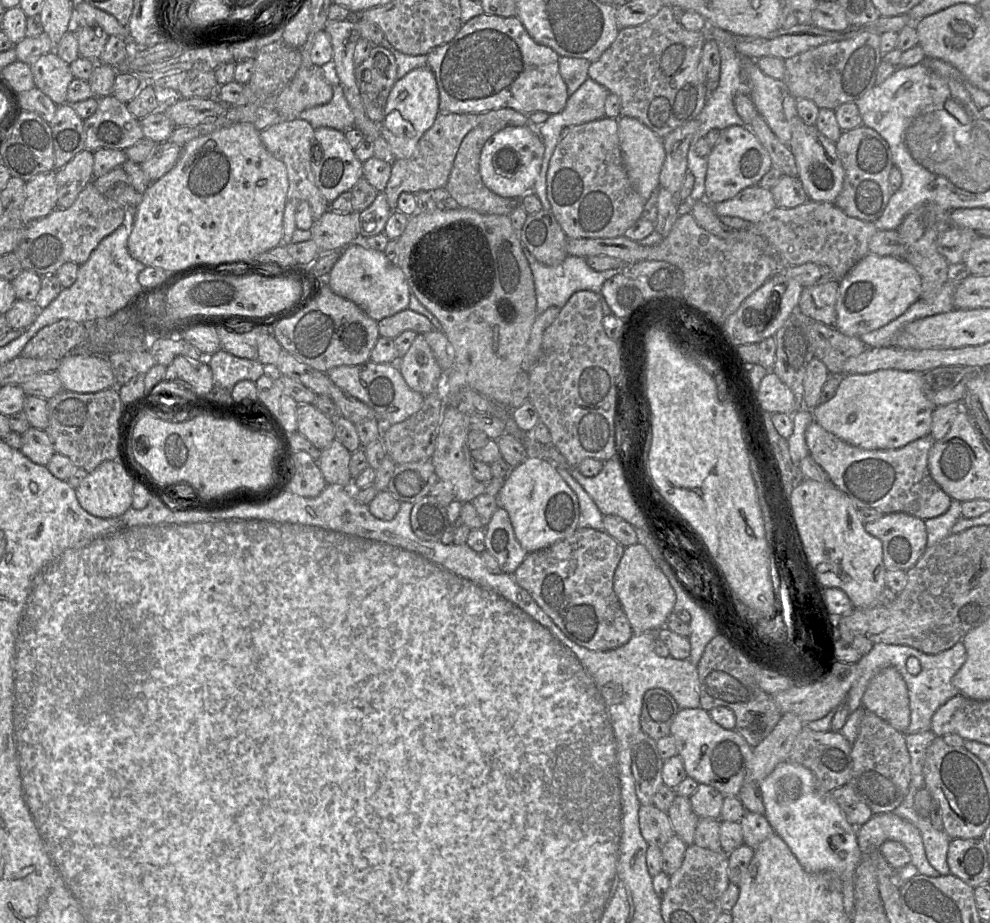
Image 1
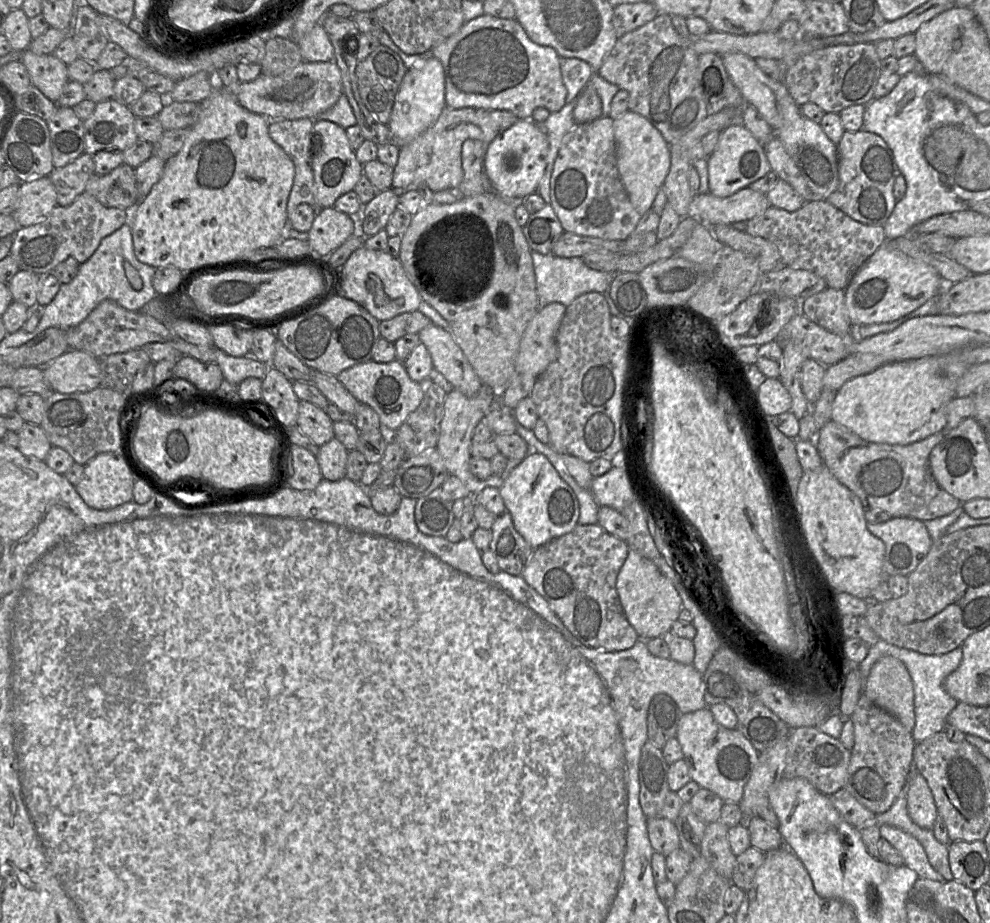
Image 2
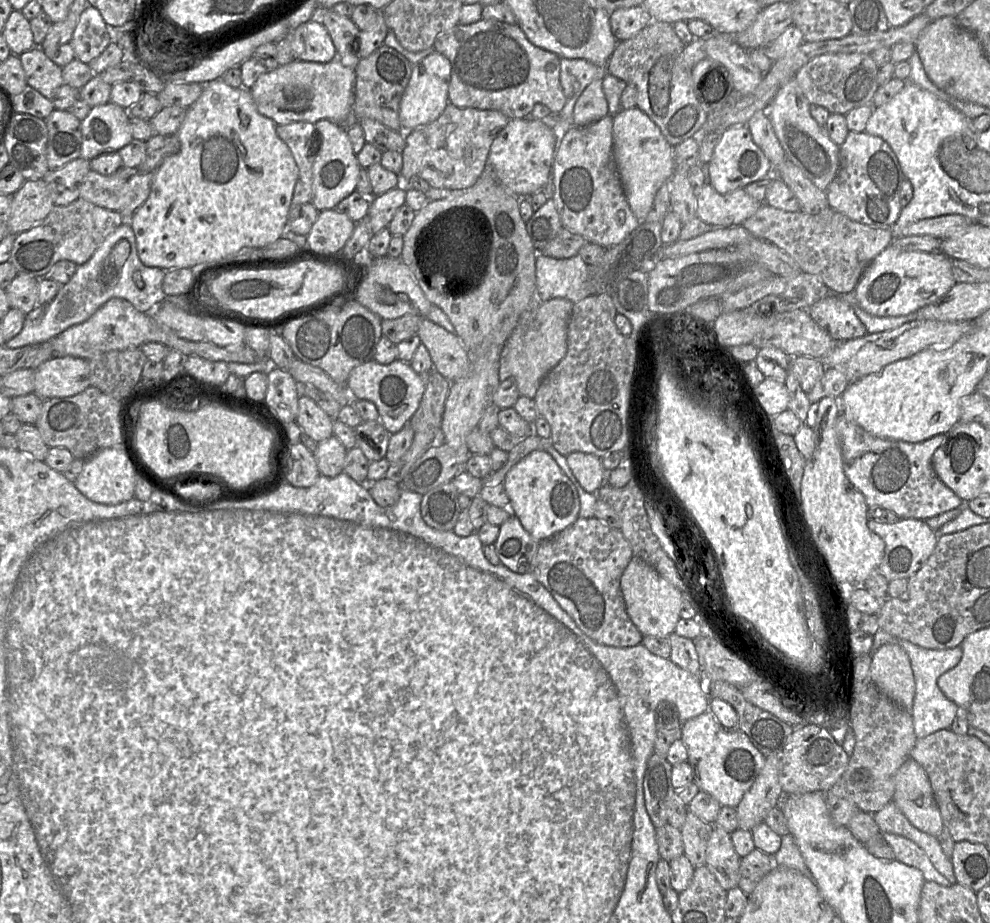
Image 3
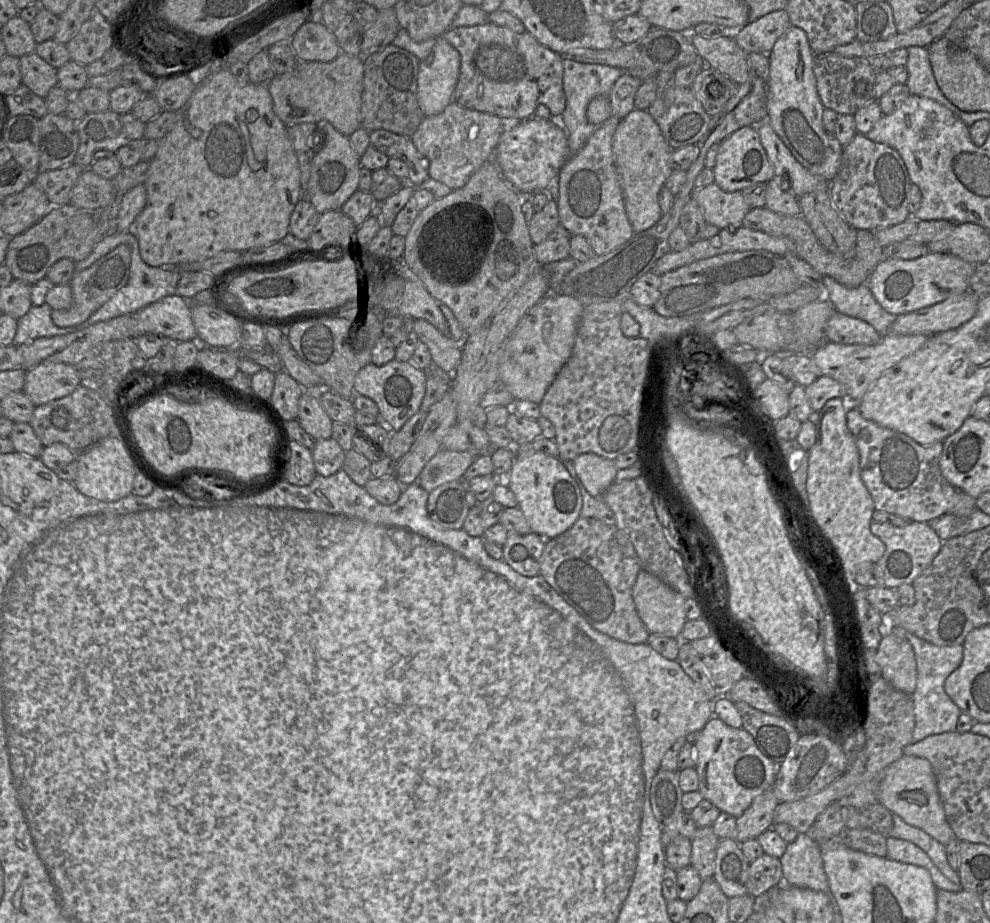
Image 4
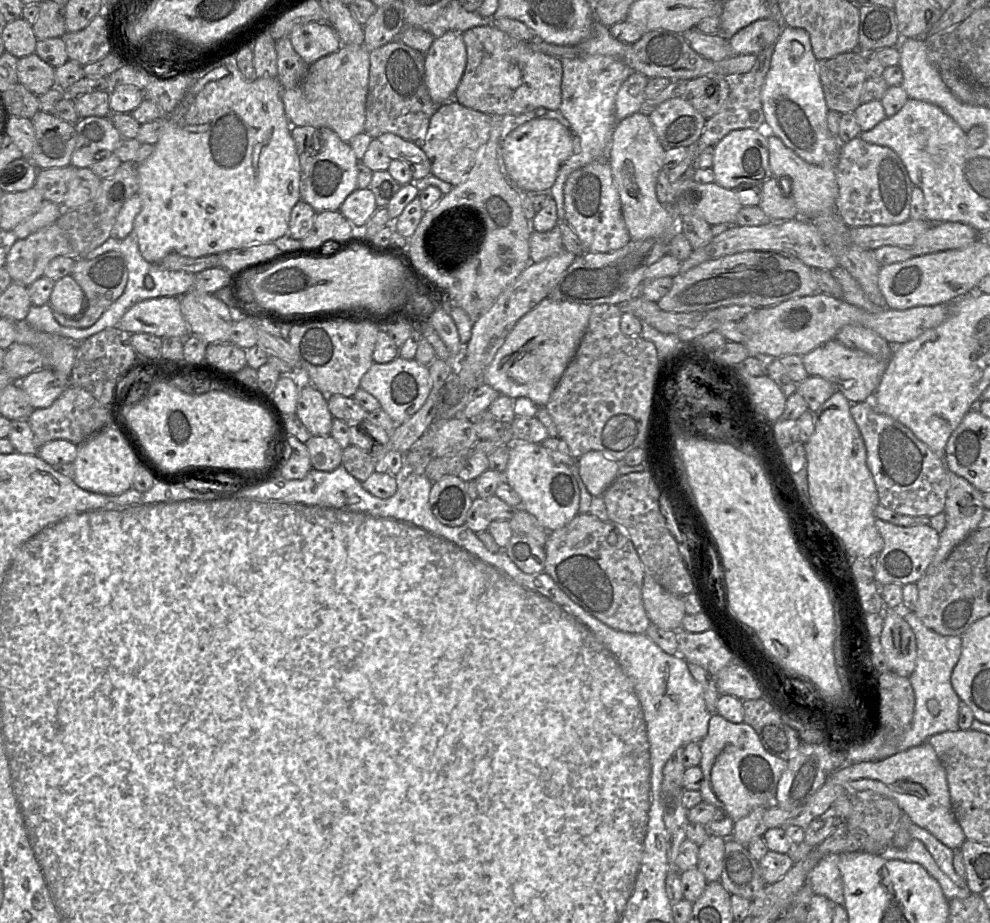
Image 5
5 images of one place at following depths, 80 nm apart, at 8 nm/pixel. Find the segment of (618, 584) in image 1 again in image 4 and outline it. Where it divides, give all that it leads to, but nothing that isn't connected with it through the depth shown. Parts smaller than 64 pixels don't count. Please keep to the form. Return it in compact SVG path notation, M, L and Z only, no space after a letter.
M641 569L632 588L637 614L649 633L679 638L686 622L685 597Z

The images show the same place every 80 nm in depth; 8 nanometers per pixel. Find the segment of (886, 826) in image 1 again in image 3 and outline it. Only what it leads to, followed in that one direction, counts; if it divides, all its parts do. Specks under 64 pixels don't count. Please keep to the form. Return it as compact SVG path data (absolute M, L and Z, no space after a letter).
M887 832L883 833L883 837L893 849L895 859L903 864L919 869L926 881L936 882L945 887L952 885L935 869L924 850L916 843L903 836Z

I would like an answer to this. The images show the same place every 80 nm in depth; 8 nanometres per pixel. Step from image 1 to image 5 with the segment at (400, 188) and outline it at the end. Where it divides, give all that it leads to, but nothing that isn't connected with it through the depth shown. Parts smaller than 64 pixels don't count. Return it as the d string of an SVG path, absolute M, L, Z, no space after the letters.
M452 102L438 106L425 135L415 141L431 162L431 173L453 186L459 185L474 166L476 154L490 136L491 116Z

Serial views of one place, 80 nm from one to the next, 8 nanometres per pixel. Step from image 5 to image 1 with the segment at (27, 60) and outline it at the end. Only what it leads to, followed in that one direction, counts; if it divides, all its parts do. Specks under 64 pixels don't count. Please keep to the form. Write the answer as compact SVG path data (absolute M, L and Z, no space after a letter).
M54 51L39 56L30 63L35 86L57 106L66 103L67 89L74 76L70 64Z

